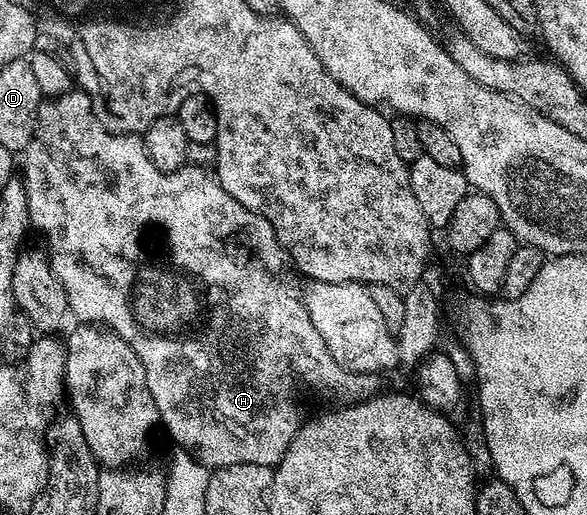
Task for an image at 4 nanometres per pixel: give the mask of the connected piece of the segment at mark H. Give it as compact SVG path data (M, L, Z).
M79 88L67 90L57 98L41 101L32 139L22 151L22 158L22 185L26 192L26 204L29 205L29 220L36 230L38 228L44 233L48 258L52 261L54 276L58 276L66 292L71 317L76 317L75 321L80 324L95 324L111 330L126 340L130 348L134 348L134 356L138 356L138 360L142 360L142 368L146 368L146 384L150 388L150 396L154 396L163 429L168 429L177 447L191 452L202 465L219 468L245 462L273 468L279 466L282 456L302 425L300 406L296 403L296 382L301 382L308 390L333 394L349 403L359 402L377 393L377 375L353 374L338 364L338 360L330 356L330 348L326 348L322 332L314 328L314 320L310 320L310 312L304 307L303 297L297 291L295 294L290 287L283 286L274 275L267 274L252 259L251 252L244 246L250 245L263 230L267 231L269 224L262 216L250 212L250 208L238 204L238 200L234 200L234 196L222 188L219 178L211 169L191 164L174 172L162 172L154 168L154 164L150 164L143 137L140 134L117 134L109 130L93 110L90 96Z

